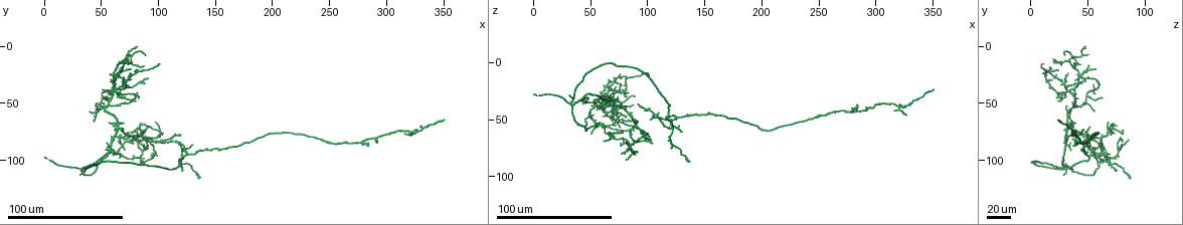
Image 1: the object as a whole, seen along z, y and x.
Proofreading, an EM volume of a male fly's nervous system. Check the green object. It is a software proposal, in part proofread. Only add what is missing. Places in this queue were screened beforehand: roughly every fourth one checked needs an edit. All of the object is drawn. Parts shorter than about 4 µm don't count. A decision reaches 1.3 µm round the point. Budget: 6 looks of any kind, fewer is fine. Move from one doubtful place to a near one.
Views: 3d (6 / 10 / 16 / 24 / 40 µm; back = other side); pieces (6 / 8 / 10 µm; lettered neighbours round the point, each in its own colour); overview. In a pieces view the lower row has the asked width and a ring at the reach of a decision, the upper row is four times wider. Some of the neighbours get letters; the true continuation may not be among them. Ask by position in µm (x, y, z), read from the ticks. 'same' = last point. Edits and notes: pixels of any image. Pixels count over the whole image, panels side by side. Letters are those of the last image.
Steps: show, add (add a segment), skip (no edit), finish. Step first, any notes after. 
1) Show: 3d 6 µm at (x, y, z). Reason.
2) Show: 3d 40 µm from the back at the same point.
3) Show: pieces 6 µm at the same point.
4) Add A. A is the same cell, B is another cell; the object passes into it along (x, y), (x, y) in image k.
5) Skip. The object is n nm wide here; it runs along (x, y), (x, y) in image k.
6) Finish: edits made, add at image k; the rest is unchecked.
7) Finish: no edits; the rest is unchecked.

Show: 3d 40 µm at (50, 44, 62). An open end.

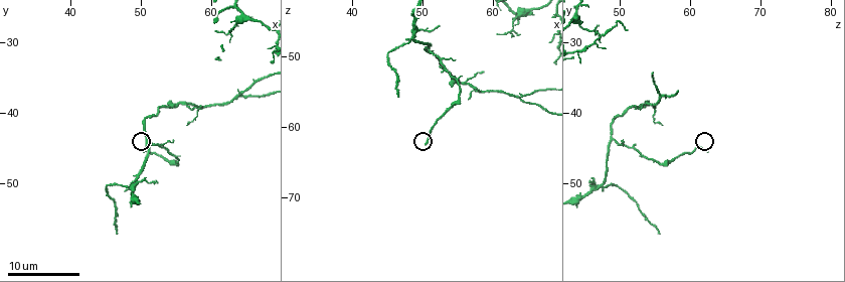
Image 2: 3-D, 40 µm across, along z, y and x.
Show: pieces 10 µm at (50.5, 45.5, 62.5).

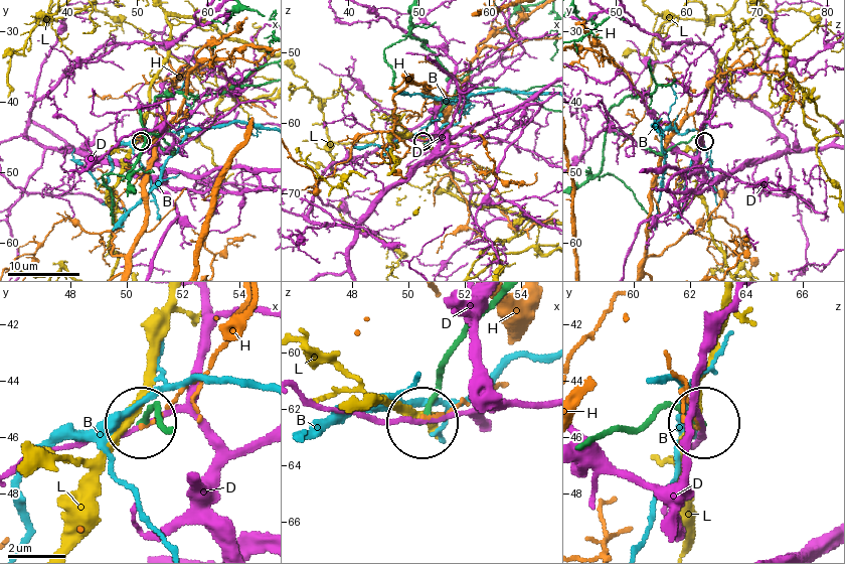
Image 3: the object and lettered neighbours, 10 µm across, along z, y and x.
Skip. B, D, H and L are other cells; it runs along (492, 302), (447, 361), (423, 423) in image 3; no lettered segment goes on from it.

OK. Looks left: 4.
Show: 3d 40 µm at (-2, 96, 26). An open end.

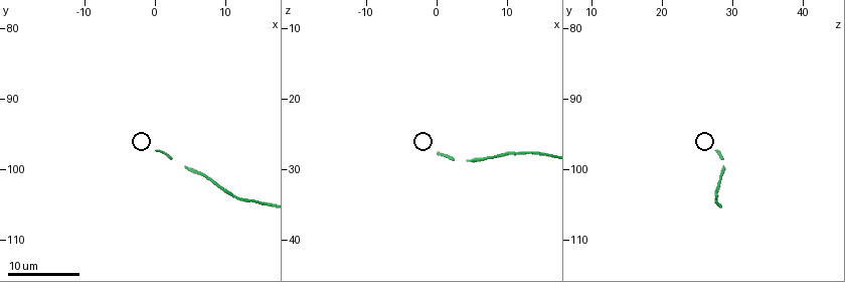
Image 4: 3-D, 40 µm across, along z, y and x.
Show: pieces 10 µm at (0.0, 97.5, 28.0).

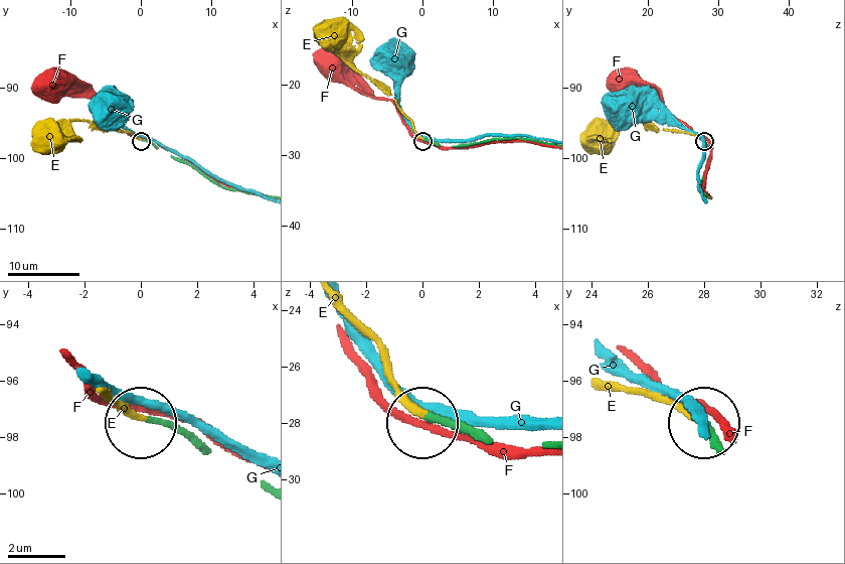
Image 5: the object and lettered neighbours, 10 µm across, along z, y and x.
Add E. E is the same cell, F and G are other cells; the neuron continues.

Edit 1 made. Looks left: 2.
Finish: edits made, add at image 5; the rest is unchecked.

